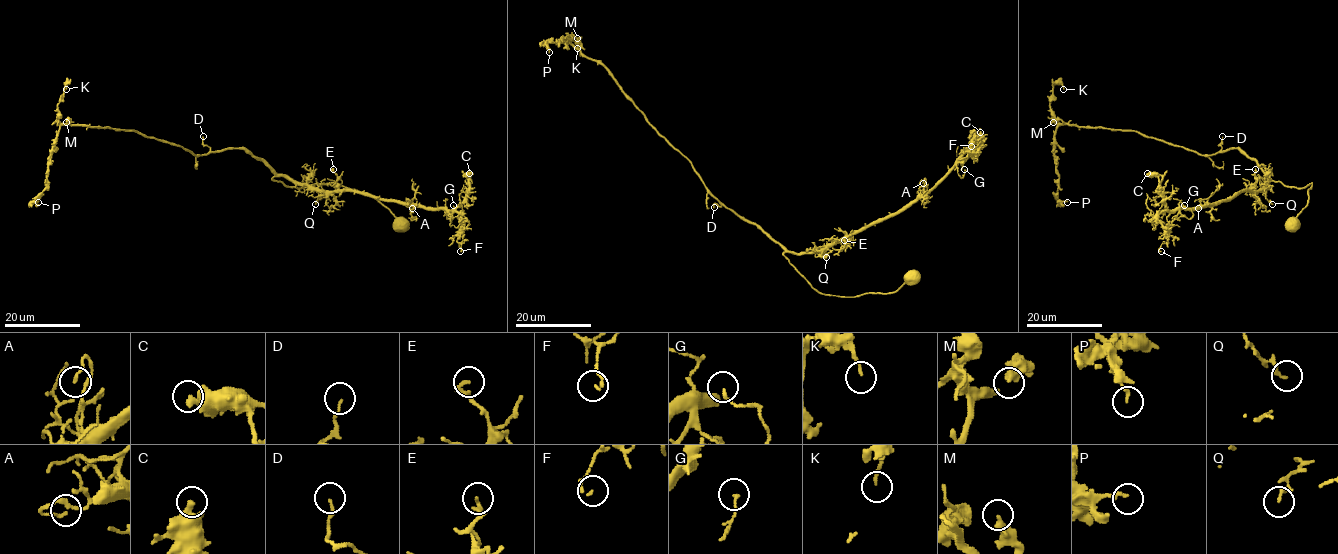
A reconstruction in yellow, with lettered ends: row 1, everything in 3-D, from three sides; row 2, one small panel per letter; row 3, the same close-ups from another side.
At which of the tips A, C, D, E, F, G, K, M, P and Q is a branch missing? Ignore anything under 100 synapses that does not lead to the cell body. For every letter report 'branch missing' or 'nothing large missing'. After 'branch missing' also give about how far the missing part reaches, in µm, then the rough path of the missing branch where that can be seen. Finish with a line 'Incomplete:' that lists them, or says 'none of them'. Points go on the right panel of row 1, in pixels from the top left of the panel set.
A: nothing large missing
C: nothing large missing
D: nothing large missing
E: nothing large missing
F: nothing large missing
G: nothing large missing
K: nothing large missing
M: nothing large missing
P: nothing large missing
Q: nothing large missing
Incomplete: none of them

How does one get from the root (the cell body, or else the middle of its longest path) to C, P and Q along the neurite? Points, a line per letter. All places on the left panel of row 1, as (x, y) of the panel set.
C: (399, 224), (364, 192), (332, 183), (287, 186), (273, 178), (452, 210), (467, 193), (469, 173)
P: (399, 224), (364, 192), (274, 181), (244, 149), (194, 154), (136, 131), (84, 125), (60, 126), (38, 202)
Q: (399, 224), (364, 192), (332, 183), (287, 186), (273, 178), (311, 186), (319, 196), (315, 204)

